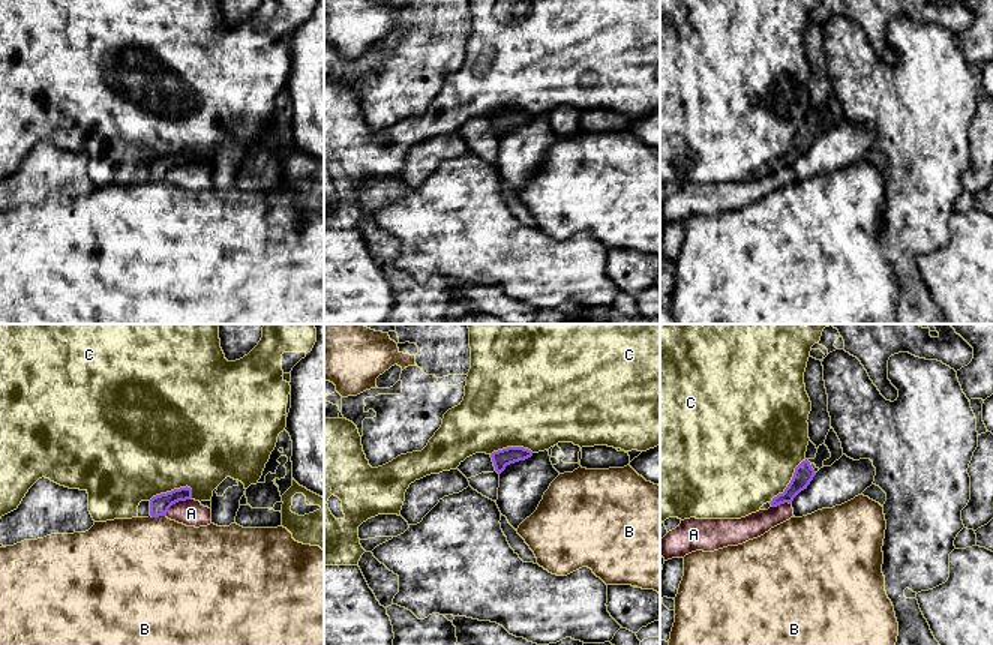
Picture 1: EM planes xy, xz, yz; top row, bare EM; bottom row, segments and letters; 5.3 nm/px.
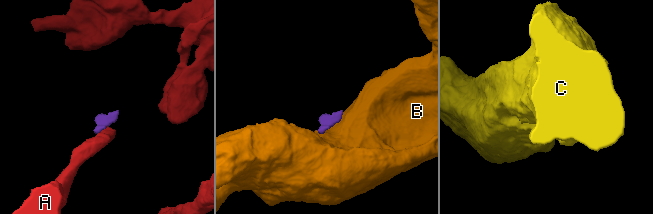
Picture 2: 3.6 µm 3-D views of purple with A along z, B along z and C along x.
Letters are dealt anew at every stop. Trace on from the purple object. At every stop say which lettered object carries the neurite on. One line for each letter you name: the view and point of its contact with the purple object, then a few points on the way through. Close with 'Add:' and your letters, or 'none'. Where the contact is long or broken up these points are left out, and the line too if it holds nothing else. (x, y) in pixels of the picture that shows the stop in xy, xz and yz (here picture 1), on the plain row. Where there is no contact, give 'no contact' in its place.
Add: none

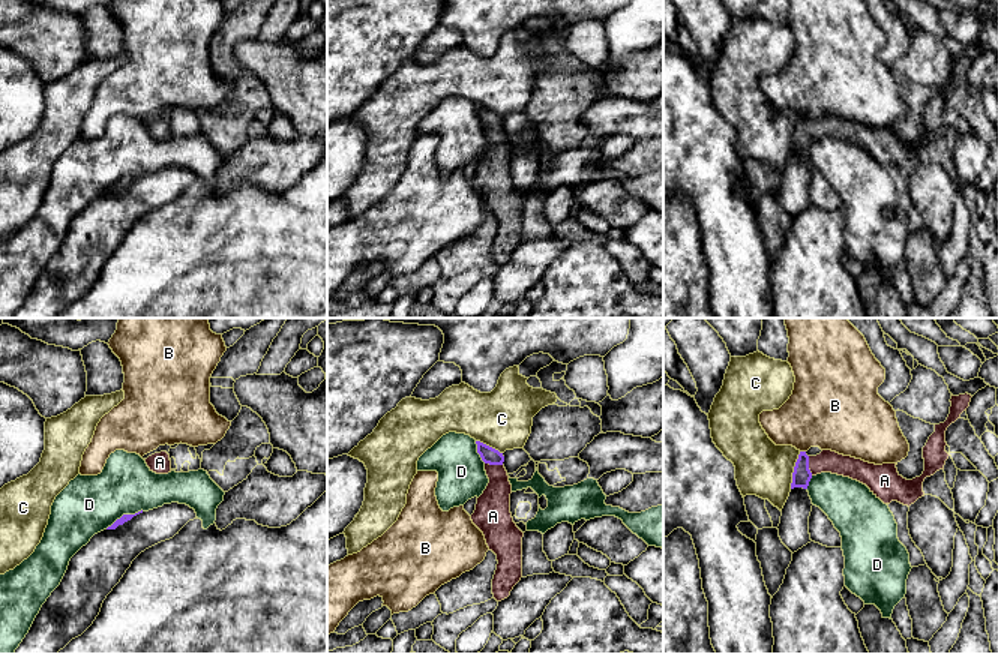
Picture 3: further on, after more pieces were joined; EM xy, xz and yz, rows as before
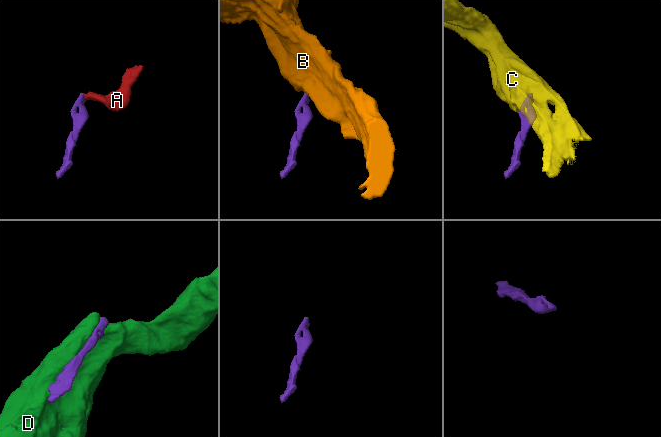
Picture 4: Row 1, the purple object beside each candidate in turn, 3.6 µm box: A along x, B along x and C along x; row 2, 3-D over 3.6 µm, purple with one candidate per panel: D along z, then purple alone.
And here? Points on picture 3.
A: contact yz (808, 129); way yz (802, 138), (808, 129), (827, 125)
Add: A

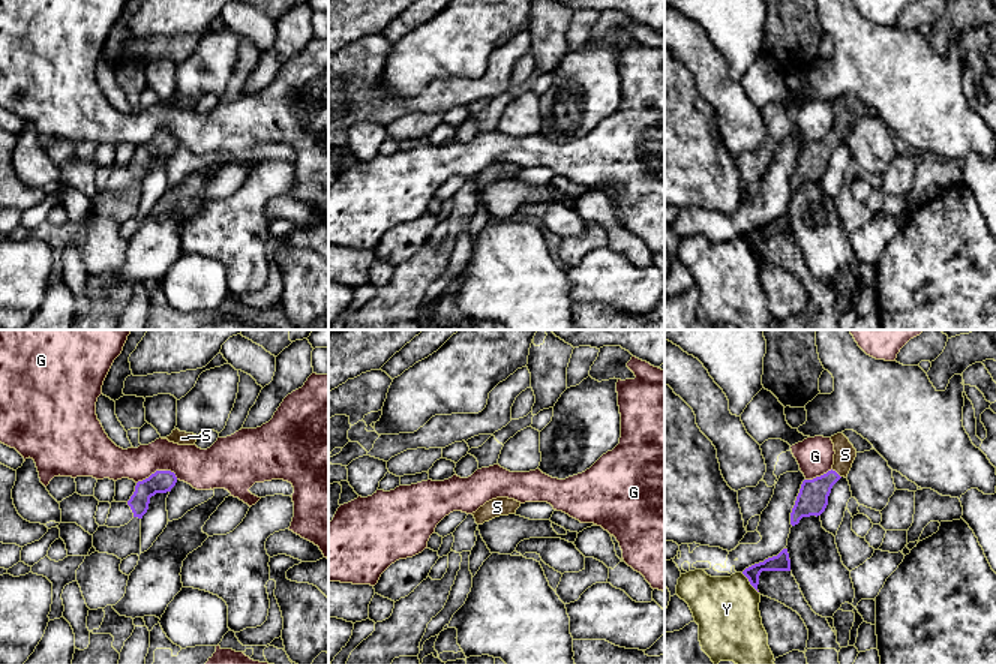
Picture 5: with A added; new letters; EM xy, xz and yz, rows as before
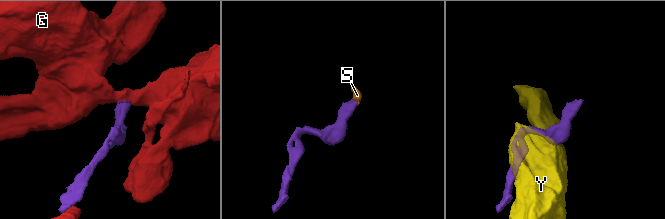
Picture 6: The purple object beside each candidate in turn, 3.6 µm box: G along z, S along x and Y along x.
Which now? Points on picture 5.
S: contact yz (836, 137); way yz (812, 164), (836, 137), (842, 131), (845, 119)
Add: S

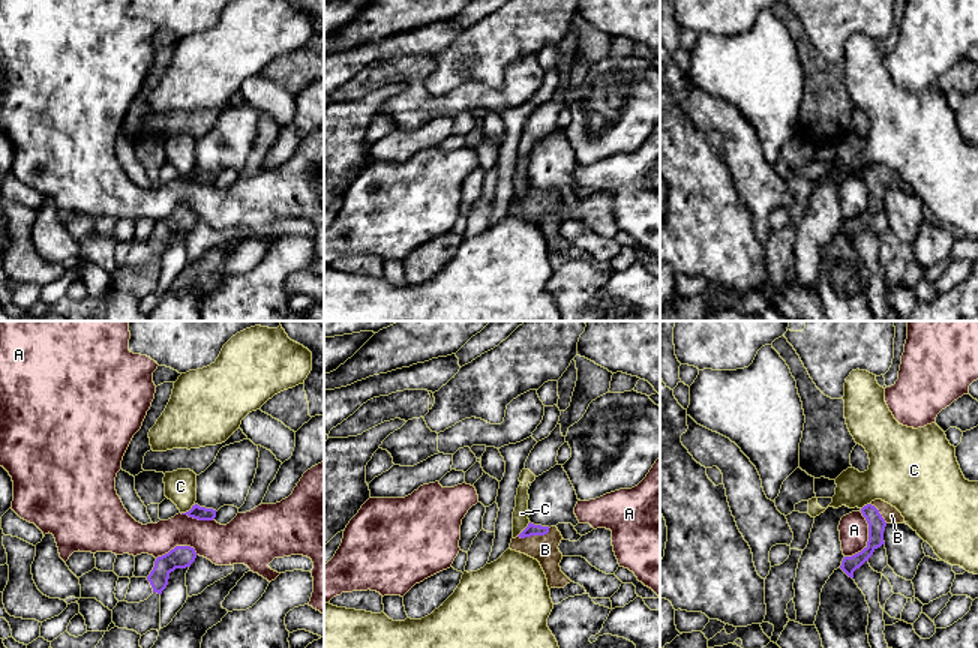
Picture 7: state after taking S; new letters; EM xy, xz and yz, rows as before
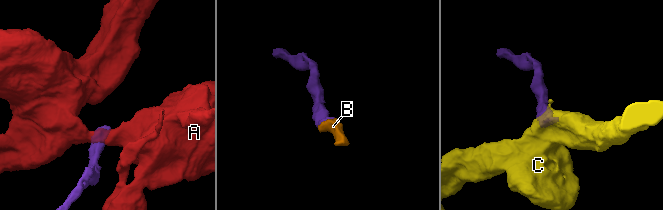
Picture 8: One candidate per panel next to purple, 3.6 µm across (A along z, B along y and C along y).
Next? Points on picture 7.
B: contact xz (534, 198); way xz (531, 194), (534, 198), (545, 213)
Add: B

